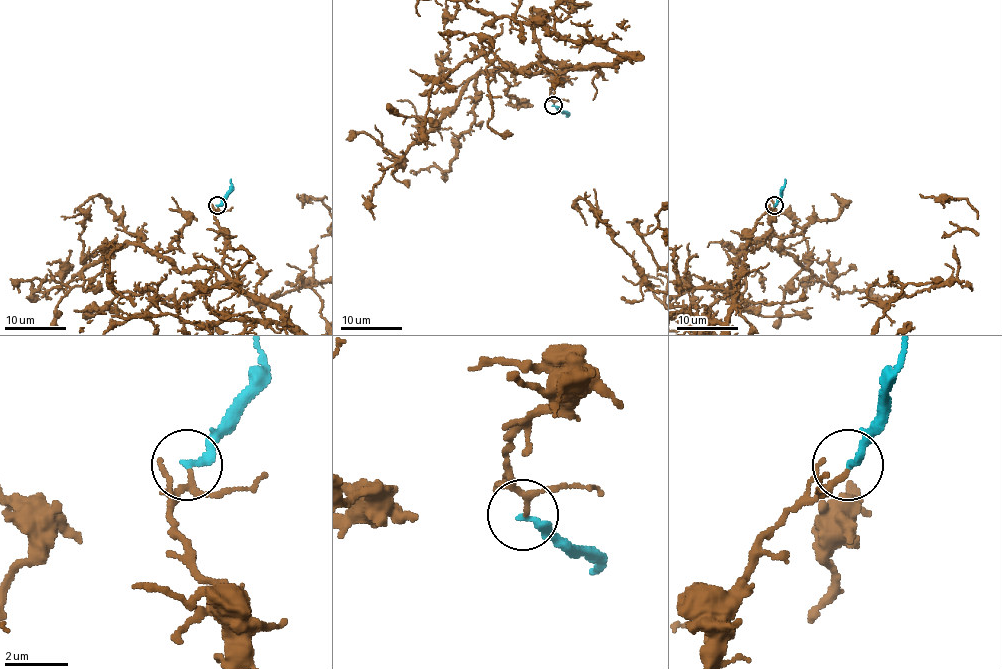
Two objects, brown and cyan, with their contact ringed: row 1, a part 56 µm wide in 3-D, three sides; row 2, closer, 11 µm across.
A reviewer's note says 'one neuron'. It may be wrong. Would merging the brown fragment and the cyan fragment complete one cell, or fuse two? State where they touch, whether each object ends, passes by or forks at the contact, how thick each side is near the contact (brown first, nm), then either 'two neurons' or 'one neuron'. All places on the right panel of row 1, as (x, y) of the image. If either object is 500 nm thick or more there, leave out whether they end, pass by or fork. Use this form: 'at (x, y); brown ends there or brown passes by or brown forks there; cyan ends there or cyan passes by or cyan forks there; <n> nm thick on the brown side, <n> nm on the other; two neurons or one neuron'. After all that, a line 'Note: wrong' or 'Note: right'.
at (774, 205); brown passes by; cyan ends there; 130 nm thick on the brown side, 240 nm on the other; one neuron
Note: right

